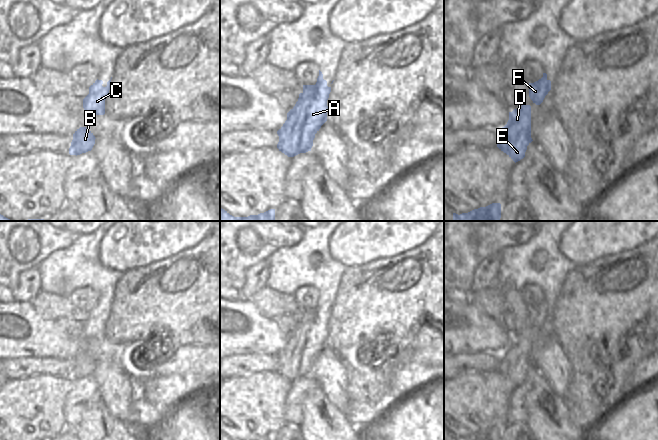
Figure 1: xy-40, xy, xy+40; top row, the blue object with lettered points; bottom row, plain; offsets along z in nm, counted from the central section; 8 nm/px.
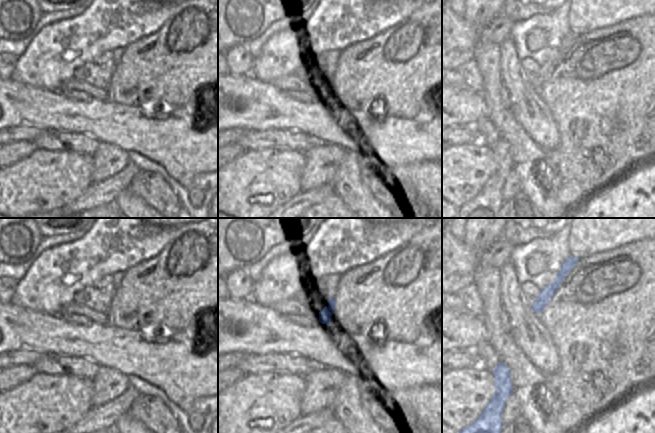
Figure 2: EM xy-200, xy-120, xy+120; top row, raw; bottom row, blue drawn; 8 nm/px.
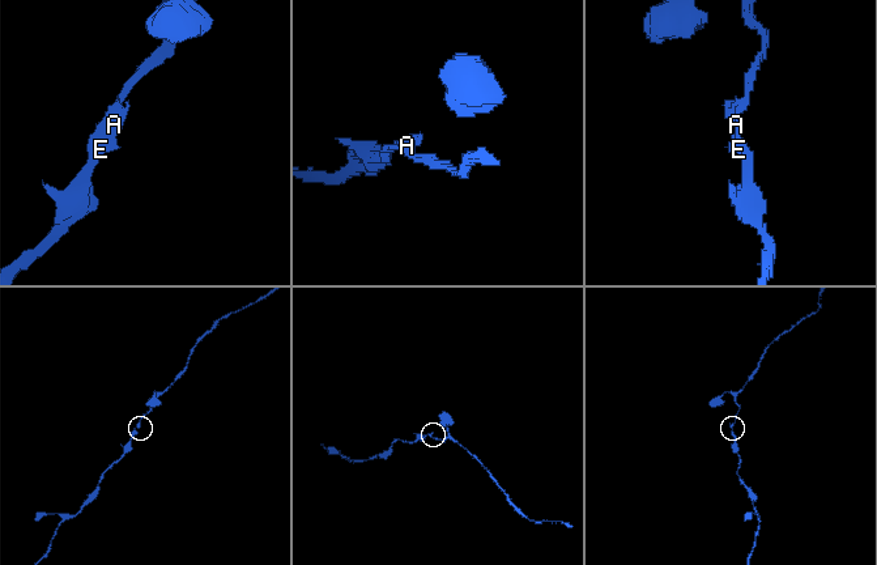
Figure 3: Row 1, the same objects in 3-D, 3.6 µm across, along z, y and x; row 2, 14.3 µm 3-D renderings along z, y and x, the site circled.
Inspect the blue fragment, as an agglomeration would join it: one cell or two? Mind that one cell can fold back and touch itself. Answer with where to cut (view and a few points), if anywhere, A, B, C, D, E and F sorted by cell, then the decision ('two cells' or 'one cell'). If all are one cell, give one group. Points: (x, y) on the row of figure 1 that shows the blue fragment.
no cut | A B C D E F | one cell

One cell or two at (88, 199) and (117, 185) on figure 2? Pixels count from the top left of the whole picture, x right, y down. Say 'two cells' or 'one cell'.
one cell

